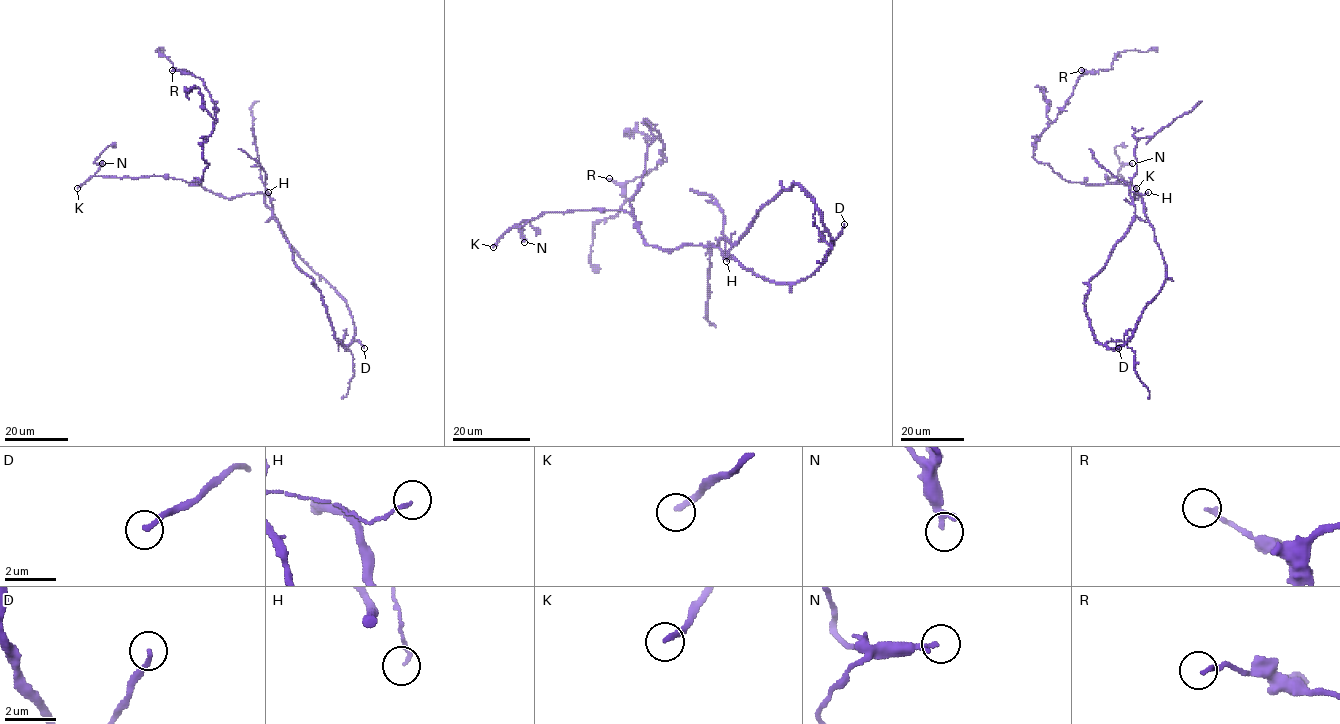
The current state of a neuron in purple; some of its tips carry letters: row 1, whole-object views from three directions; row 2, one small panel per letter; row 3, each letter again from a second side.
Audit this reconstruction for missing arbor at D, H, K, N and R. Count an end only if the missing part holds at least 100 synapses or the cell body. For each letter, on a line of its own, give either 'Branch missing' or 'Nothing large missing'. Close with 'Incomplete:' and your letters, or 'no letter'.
D: Branch missing
H: Nothing large missing
K: Branch missing
N: Nothing large missing
R: Nothing large missing
Incomplete: D, K

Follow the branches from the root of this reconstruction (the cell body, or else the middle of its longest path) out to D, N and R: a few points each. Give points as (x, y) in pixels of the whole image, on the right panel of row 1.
D: (1162, 256), (1166, 276), (1162, 288), (1147, 305), (1131, 340), (1118, 348)
N: (1162, 256), (1142, 196), (1135, 198), (1139, 194), (1132, 185), (1107, 180), (1132, 163)
R: (1162, 256), (1132, 185), (1068, 182), (1034, 158), (1035, 141), (1071, 96), (1081, 70)

